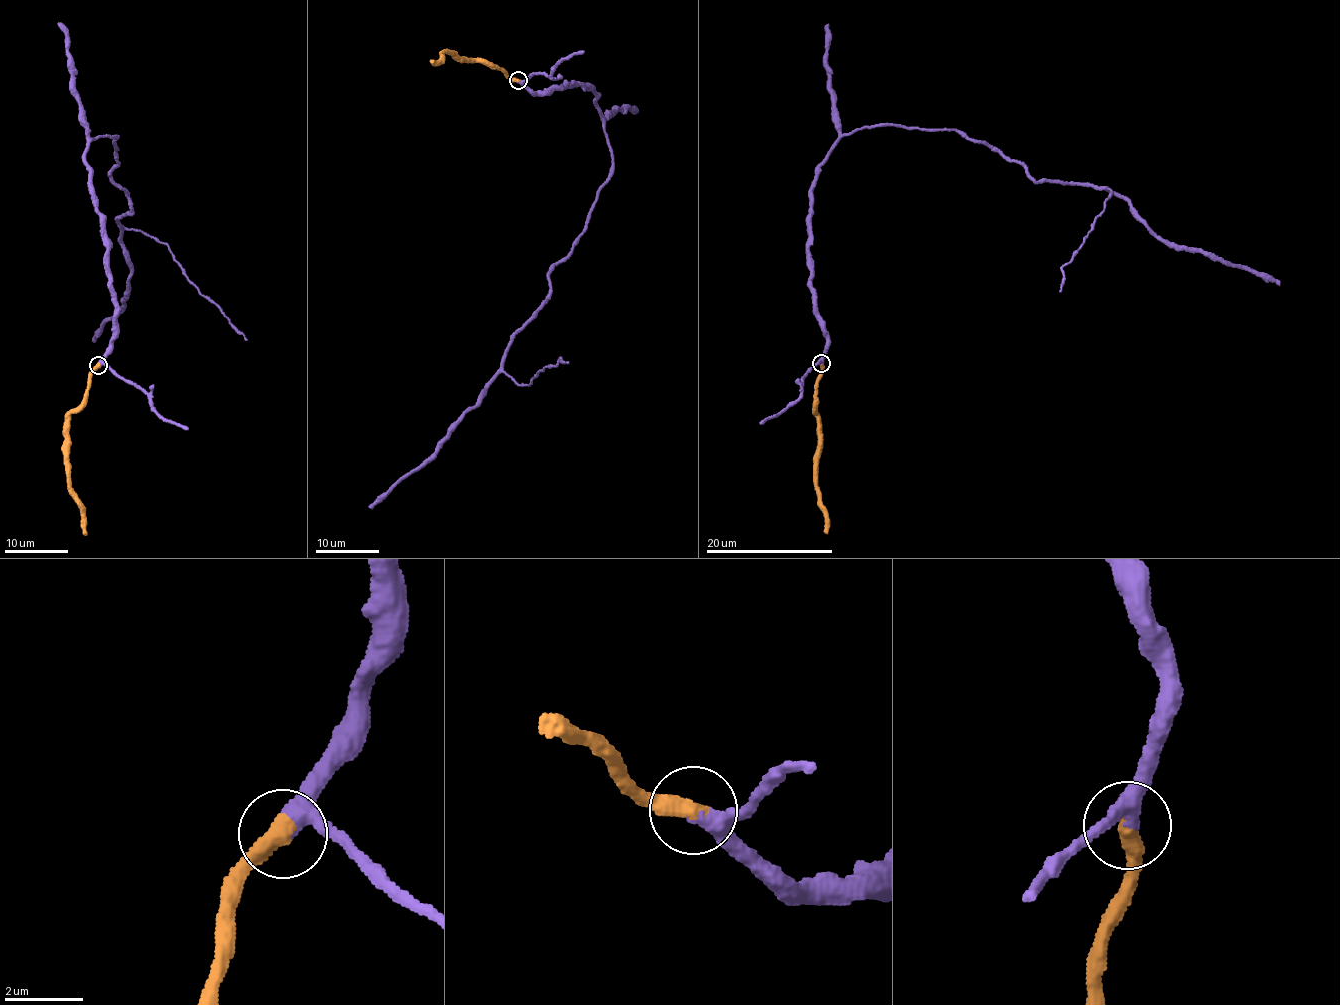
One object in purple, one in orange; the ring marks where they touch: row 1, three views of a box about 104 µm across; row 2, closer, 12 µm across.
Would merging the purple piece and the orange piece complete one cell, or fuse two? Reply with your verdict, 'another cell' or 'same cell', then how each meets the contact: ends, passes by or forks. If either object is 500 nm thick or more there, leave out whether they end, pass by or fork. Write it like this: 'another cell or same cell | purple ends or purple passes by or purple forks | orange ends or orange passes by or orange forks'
same cell | purple passes by | orange ends

